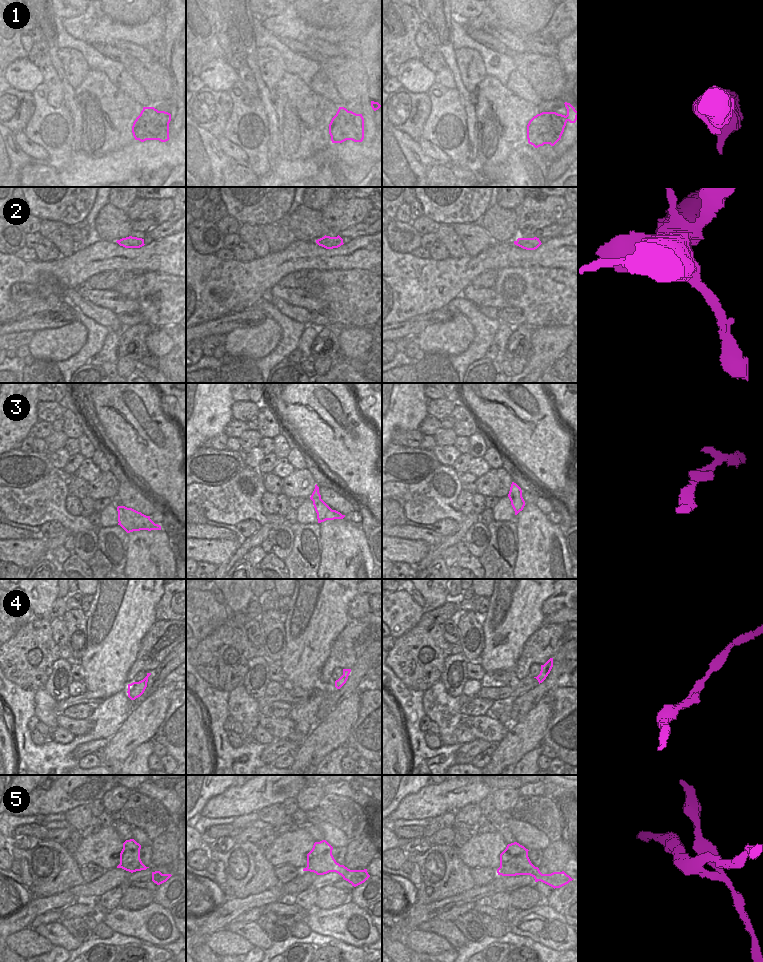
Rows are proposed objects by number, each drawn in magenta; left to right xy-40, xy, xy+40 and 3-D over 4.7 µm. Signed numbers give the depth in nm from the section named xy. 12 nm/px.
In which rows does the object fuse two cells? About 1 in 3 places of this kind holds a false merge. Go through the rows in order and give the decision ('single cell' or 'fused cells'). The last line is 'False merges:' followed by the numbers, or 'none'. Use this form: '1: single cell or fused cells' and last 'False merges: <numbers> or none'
1: single cell
2: single cell
3: single cell
4: single cell
5: fused cells
False merges: 5

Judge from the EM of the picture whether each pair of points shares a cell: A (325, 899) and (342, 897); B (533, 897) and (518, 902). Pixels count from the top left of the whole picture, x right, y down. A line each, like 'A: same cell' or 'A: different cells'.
A: same cell
B: same cell

